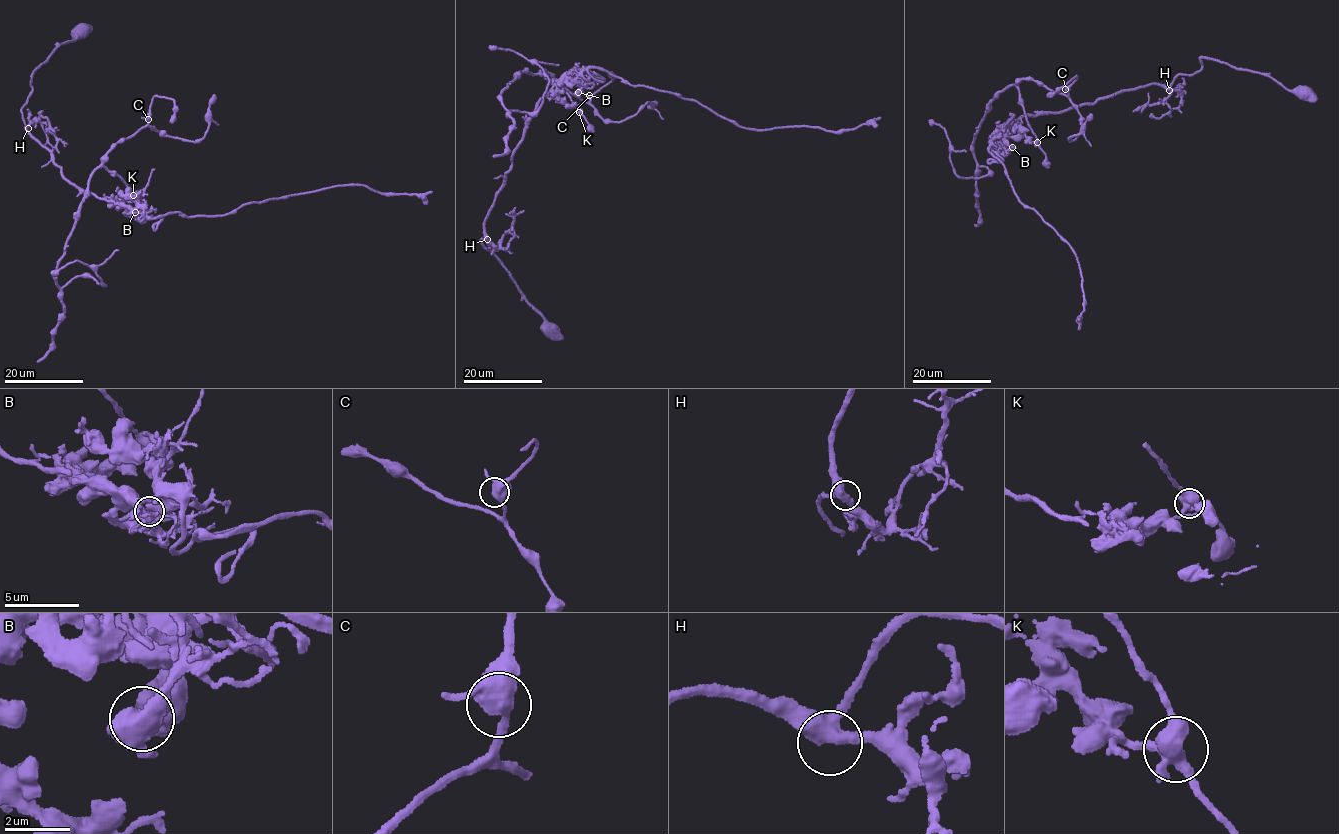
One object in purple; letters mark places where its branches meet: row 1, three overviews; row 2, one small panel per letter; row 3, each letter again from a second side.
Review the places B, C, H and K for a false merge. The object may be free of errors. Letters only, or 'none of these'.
K

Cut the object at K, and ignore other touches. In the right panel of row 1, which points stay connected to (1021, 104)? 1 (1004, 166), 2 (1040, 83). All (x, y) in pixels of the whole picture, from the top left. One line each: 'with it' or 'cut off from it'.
1: cut off from it
2: with it

